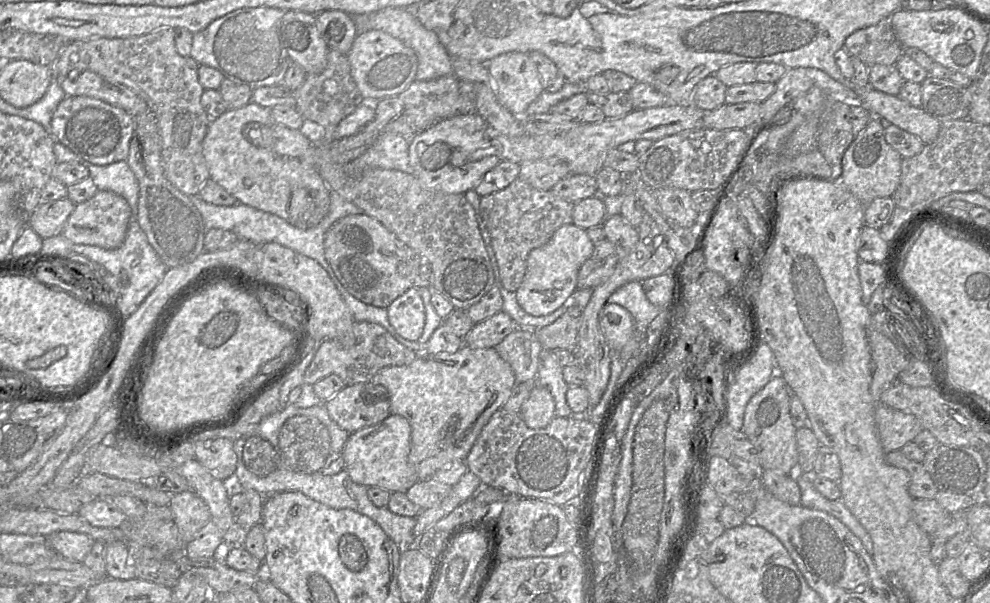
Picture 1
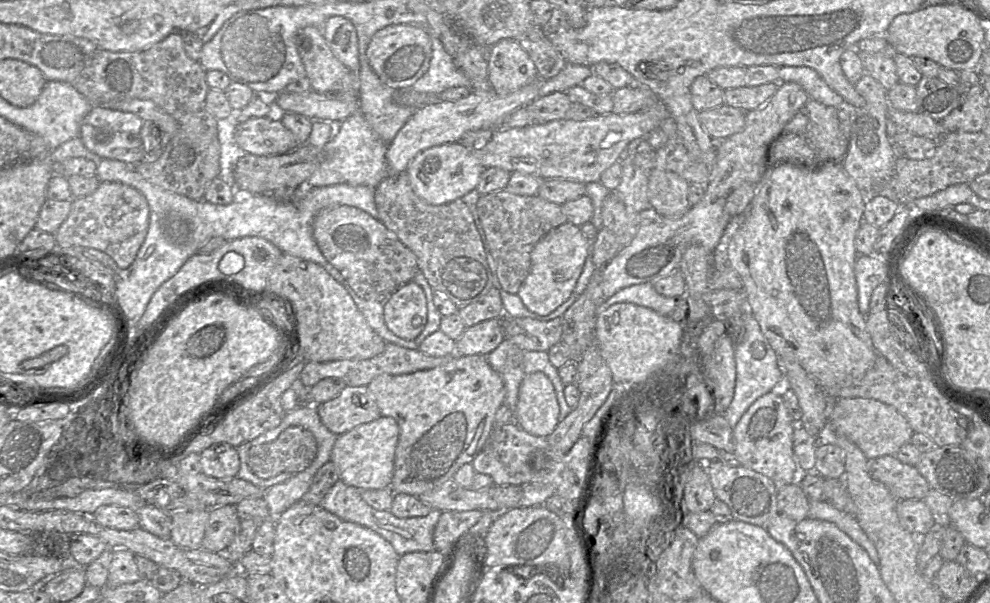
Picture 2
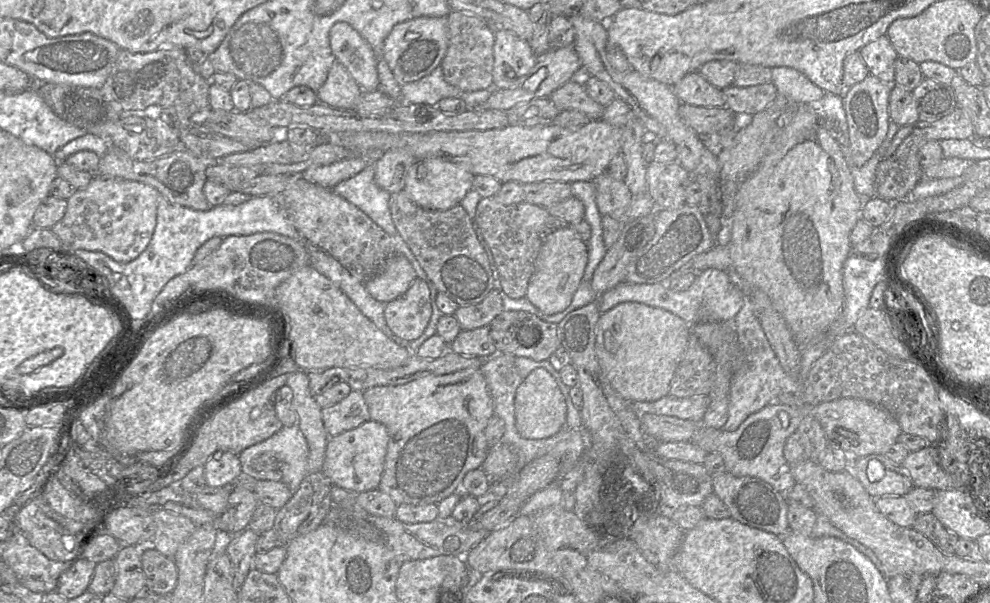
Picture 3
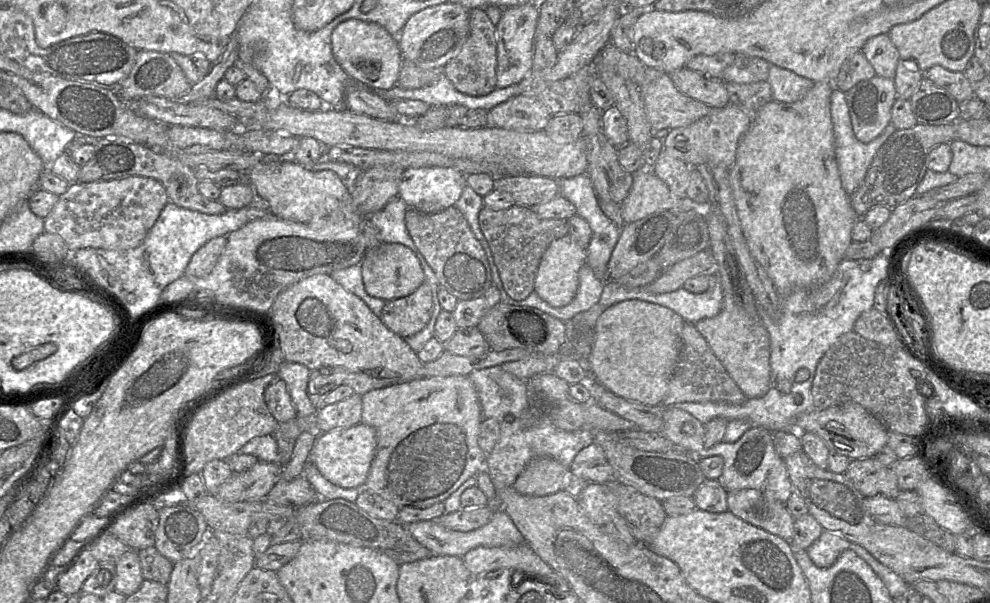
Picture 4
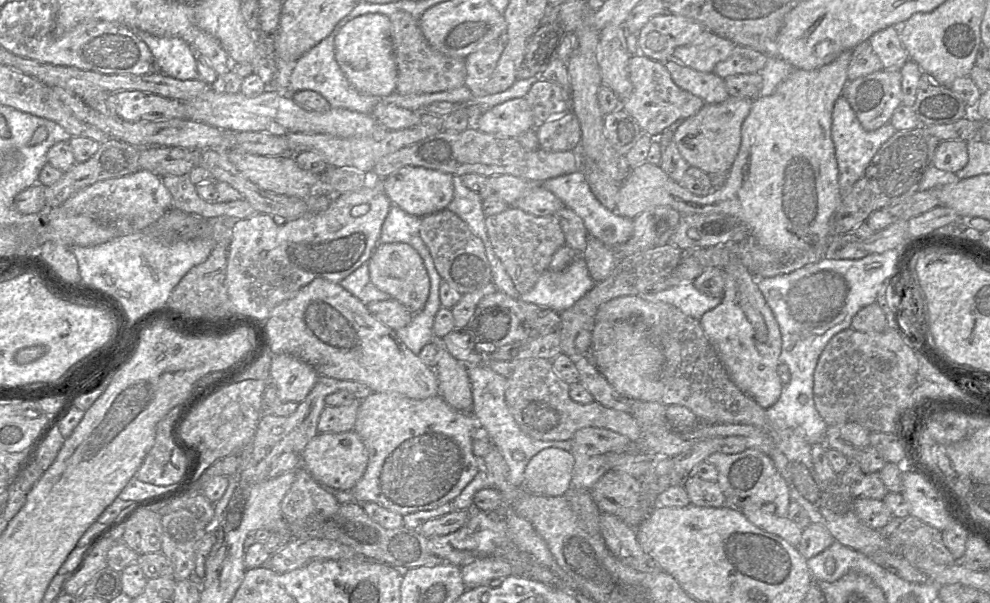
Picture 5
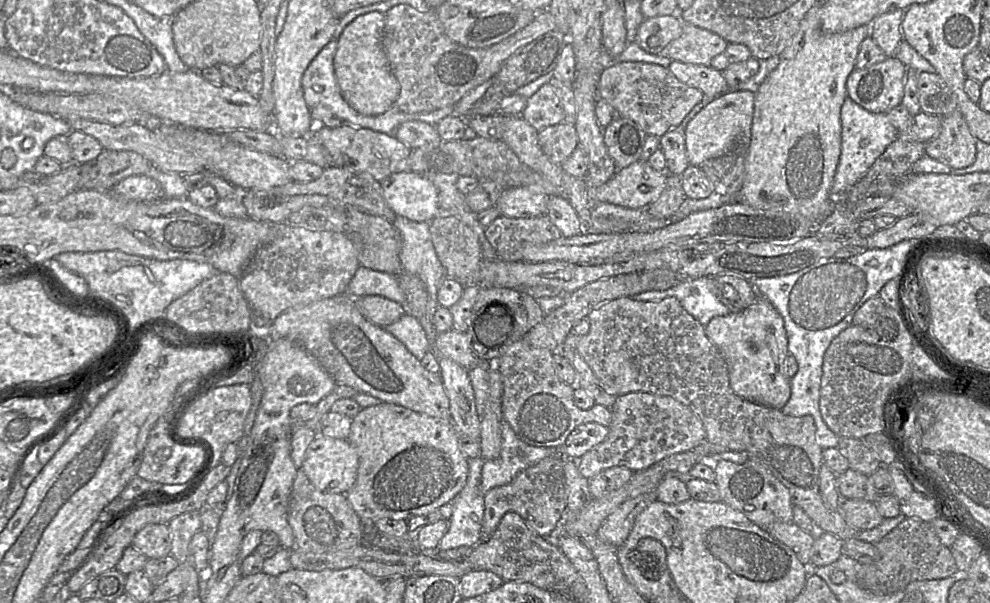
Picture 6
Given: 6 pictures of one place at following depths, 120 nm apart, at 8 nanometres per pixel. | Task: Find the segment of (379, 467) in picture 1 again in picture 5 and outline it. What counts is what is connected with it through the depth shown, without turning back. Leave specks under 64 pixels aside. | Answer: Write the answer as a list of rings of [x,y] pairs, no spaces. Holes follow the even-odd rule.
[[[354,431],[318,433],[301,453],[303,467],[320,485],[351,491],[363,476],[368,464],[368,452]]]

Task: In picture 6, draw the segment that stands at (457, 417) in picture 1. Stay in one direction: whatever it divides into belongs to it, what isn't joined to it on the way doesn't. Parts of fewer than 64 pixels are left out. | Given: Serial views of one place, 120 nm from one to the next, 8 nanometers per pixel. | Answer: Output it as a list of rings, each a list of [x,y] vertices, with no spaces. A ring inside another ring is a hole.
[[[380,402],[361,408],[352,419],[347,438],[359,457],[356,481],[345,494],[356,514],[361,520],[392,518],[408,521],[452,503],[465,487],[469,474],[468,459],[459,447],[460,436],[450,419],[431,417],[397,404]]]

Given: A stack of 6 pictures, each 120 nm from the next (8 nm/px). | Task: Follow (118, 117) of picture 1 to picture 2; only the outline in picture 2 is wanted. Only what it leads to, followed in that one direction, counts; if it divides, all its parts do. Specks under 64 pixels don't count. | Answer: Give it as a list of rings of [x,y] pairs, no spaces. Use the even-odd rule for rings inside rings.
[[[93,106],[81,123],[78,137],[89,151],[100,157],[135,165],[144,160],[144,149],[140,137],[143,122],[143,119],[132,112]]]

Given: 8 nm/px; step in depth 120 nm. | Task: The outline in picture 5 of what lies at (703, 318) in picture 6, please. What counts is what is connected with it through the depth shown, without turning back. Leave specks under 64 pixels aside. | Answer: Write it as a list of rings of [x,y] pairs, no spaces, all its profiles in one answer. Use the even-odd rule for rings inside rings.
[[[682,282],[657,293],[643,293],[637,296],[649,302],[671,304],[696,320],[700,320],[706,312],[722,302],[722,296],[707,296],[698,291],[693,282]]]

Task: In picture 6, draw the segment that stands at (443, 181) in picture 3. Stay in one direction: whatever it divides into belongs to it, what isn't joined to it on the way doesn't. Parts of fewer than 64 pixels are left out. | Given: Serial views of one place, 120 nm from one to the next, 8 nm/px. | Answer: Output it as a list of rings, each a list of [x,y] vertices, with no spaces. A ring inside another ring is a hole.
[[[399,171],[384,178],[381,185],[384,199],[396,216],[430,222],[438,215],[438,191],[426,175]]]

